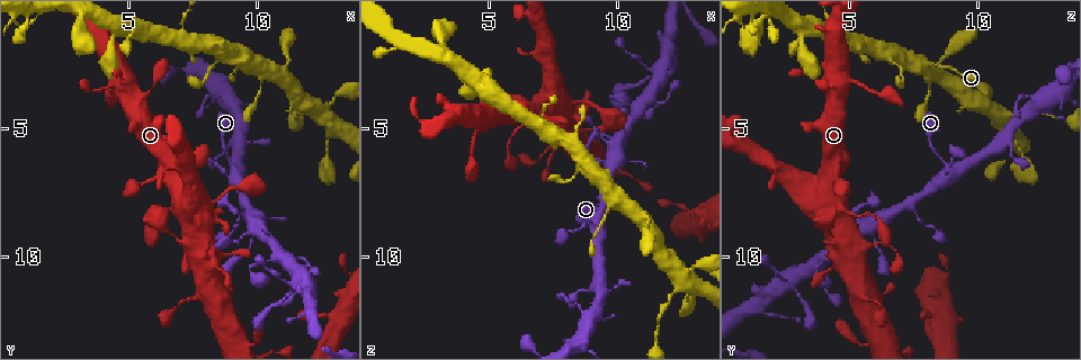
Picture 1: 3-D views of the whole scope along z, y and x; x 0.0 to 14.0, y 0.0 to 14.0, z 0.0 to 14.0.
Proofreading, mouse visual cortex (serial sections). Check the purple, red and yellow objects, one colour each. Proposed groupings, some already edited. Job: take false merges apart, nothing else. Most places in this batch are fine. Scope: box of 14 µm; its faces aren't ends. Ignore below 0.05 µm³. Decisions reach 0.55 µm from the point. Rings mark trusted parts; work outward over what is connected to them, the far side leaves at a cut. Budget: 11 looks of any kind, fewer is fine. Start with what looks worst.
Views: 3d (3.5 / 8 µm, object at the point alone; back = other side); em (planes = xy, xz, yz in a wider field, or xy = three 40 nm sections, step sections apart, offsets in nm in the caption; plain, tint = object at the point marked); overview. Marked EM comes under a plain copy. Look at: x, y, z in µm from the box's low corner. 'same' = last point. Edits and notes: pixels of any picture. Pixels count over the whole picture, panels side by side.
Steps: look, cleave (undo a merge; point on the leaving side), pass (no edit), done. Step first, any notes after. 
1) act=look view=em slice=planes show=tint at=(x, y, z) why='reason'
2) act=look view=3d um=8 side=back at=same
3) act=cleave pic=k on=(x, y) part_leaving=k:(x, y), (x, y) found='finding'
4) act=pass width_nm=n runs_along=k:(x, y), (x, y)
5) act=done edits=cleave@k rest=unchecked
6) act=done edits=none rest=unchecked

act=look view=3d um=3.5 at=(12.8, 4.6, 11.0) why='thick turns thin'

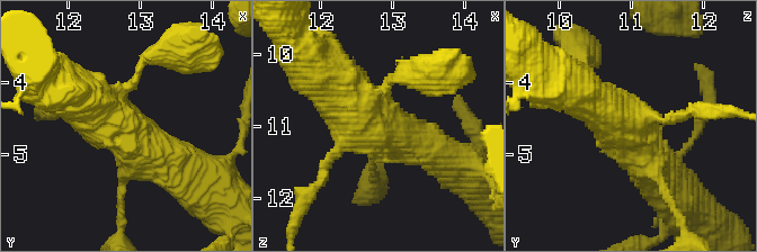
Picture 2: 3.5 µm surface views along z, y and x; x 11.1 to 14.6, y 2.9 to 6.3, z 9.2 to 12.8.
act=look view=em slice=xy step=2 show=tint at=(12.75, 4.70, 11.00) why='need the tissue'

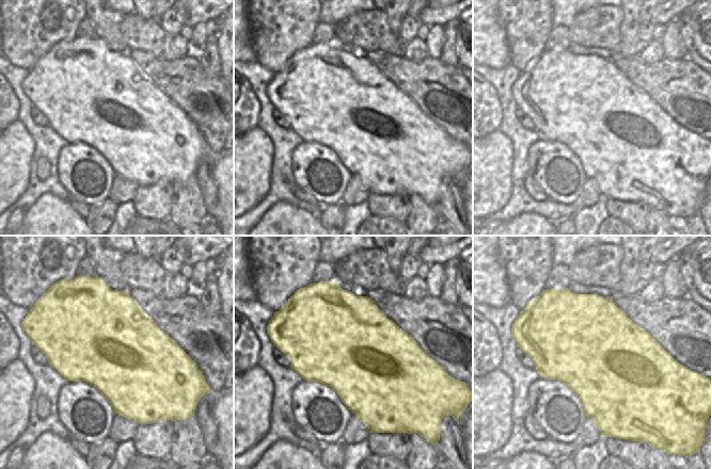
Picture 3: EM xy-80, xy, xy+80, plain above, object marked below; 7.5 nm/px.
act=pass found='one cell here'

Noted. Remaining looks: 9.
act=look view=3d um=3.5 at=(8.1, 8.0, 4.1)

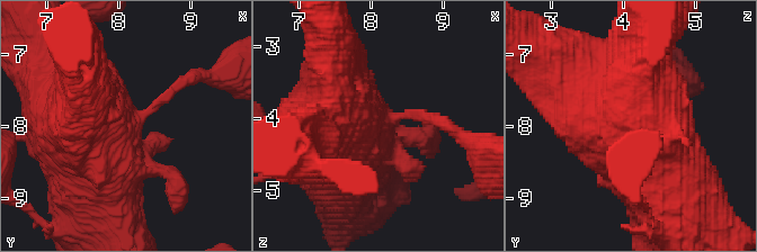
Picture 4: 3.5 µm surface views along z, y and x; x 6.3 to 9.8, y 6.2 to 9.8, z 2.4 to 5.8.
act=look view=em slice=xy step=2 show=tint at=(8.00, 7.85, 4.00)

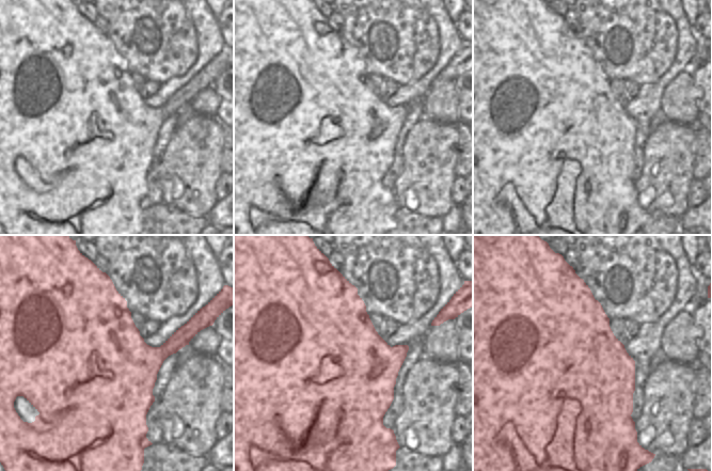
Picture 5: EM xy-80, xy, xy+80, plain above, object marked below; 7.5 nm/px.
act=look view=em slice=planes show=tint at=same

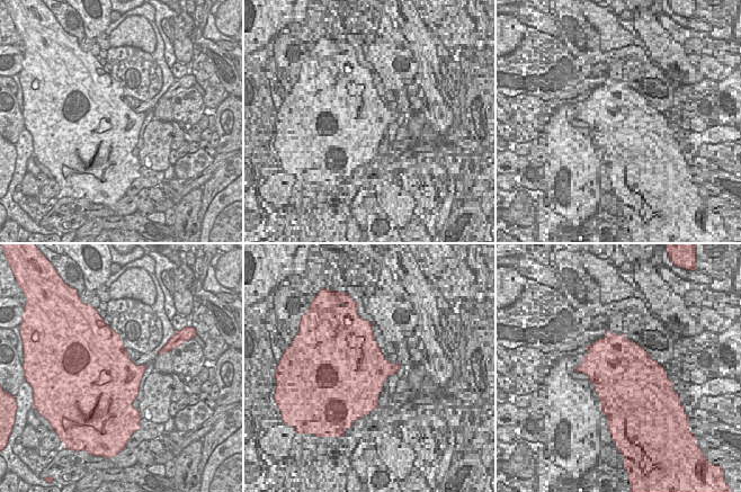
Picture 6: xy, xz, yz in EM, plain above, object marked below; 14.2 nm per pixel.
act=pass runs_along=4:(52, 52), (104, 183) found='one cell here'

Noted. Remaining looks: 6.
act=look view=3d um=3.5 at=(9.1, 6.7, 8.8)

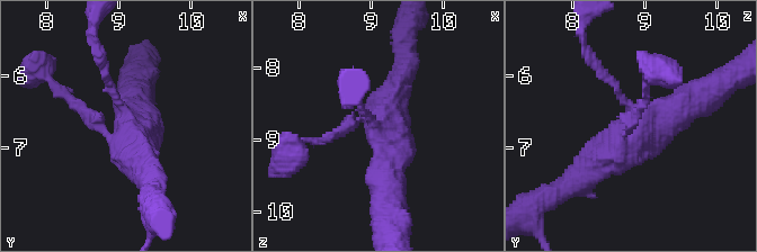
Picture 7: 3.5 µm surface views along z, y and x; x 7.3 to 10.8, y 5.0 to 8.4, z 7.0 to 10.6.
act=look view=em slice=xy step=3 show=tint at=(9.15, 6.65, 8.90)

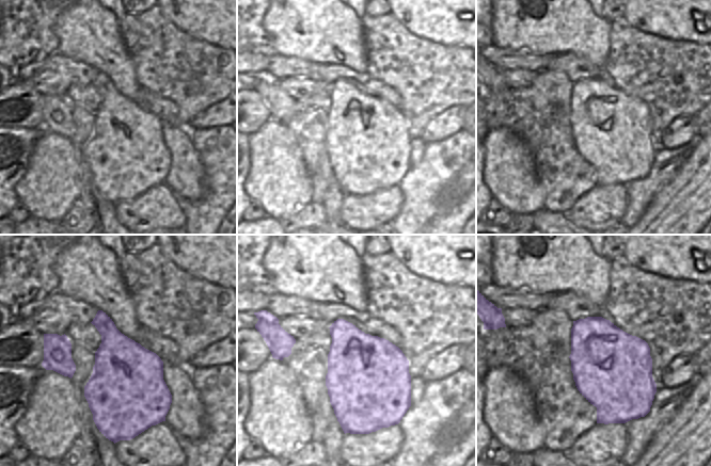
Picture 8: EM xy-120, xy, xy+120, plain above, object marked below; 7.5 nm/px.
act=look view=em slice=xy step=2 show=tint at=same why='cut it another way'

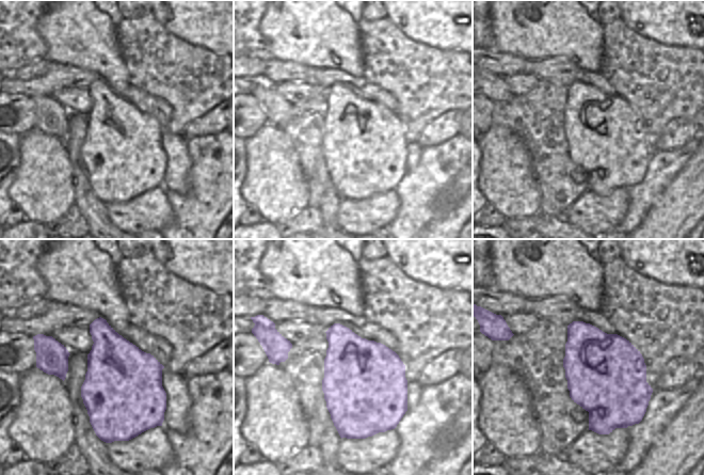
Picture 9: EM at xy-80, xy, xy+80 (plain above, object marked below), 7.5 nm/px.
act=pass arm_widths_nm=150,150,450,500 runs_along=7:(101, 66), (147, 167) found='all the same cell'

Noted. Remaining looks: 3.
act=look view=3d um=3.5 at=(8.7, 5.9, 11.3) why='narrows sharply'

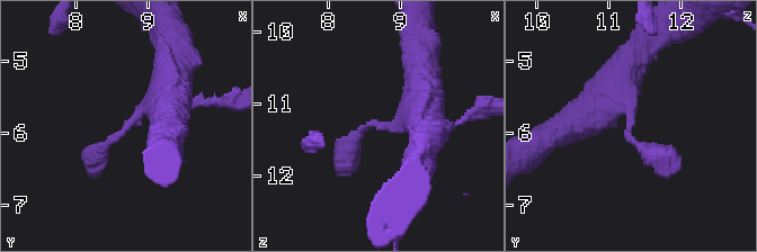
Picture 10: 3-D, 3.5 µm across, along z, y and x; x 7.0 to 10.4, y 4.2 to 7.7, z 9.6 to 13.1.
act=look view=em slice=planes show=tint at=(8.70, 5.95, 11.25)

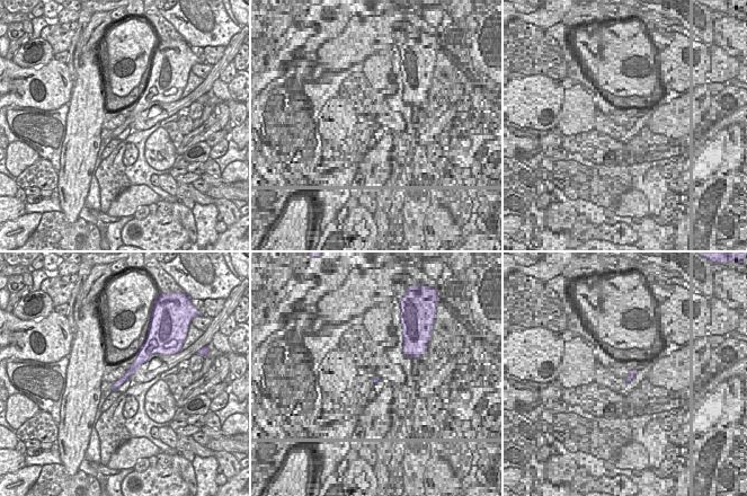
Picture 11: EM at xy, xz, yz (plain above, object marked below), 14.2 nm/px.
act=pass width_nm=120 runs_along=10:(424, 97), (397, 126), (362, 128), (345, 169) found='continuous, no second cell'

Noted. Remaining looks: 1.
act=done edits=none rest=unchecked

